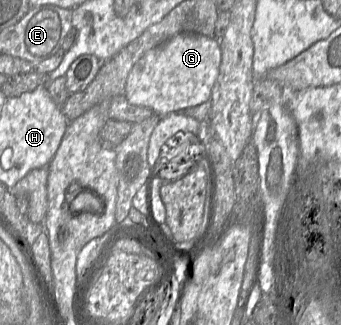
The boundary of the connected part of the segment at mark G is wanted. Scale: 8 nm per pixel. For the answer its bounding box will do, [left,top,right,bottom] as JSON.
[123,33,222,116]

